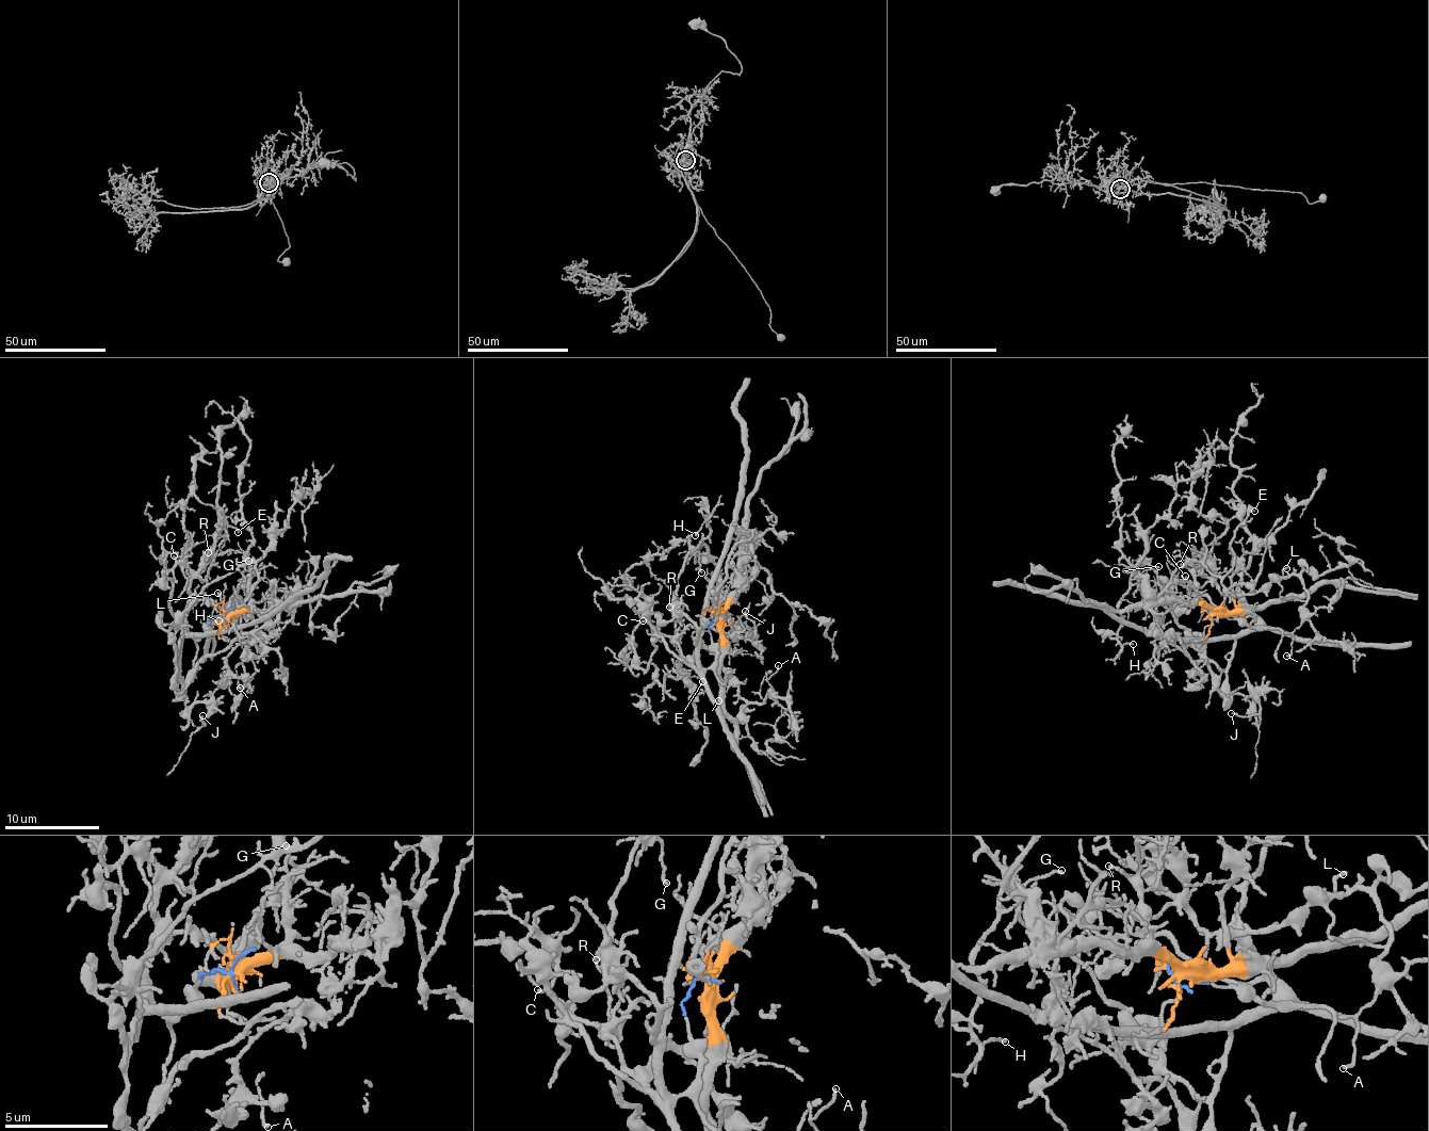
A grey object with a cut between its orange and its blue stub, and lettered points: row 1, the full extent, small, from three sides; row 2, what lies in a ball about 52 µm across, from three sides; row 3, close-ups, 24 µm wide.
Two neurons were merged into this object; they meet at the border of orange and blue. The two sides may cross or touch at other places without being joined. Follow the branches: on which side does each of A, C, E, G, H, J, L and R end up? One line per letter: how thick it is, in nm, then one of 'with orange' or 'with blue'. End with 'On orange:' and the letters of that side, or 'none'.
A: 140 nm thick; with blue
C: 120 nm thick; with blue
E: 140 nm thick; with blue
G: 130 nm thick; with blue
H: 140 nm thick; with blue
J: 160 nm thick; with blue
L: 160 nm thick; with blue
R: 100 nm thick; with blue
On orange: none

